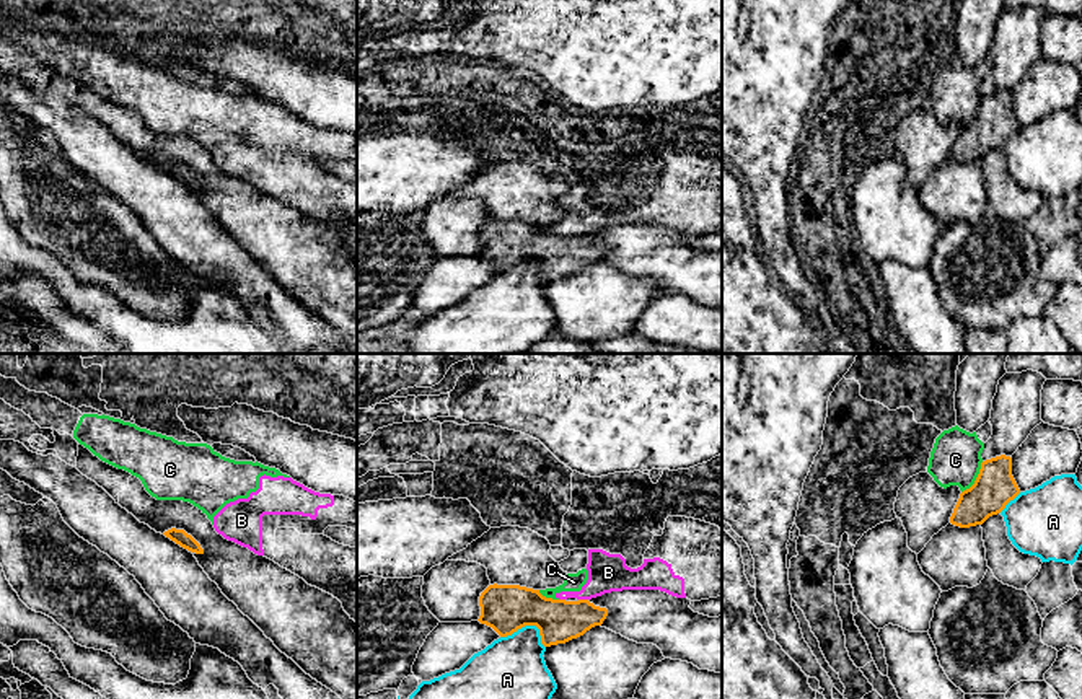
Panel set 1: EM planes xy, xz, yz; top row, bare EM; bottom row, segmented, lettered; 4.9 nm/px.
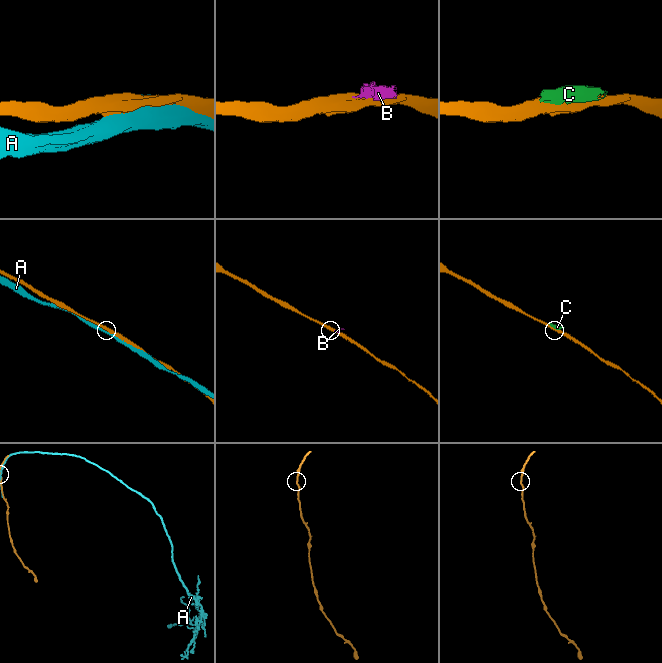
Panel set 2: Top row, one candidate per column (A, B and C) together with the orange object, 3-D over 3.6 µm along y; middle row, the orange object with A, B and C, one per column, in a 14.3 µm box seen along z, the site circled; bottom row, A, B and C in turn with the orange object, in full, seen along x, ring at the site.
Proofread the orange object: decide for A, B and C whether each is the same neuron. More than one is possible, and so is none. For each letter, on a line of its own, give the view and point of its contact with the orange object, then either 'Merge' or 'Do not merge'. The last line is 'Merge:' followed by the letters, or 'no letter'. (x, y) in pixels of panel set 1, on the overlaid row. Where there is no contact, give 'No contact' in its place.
A: Touches orange at xz (528, 624). Do not merge
B: Touches orange at xz (584, 600). Do not merge
C: Touches orange at yz (976, 478). Do not merge
Merge: no letter

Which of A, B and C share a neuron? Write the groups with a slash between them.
A / B C

